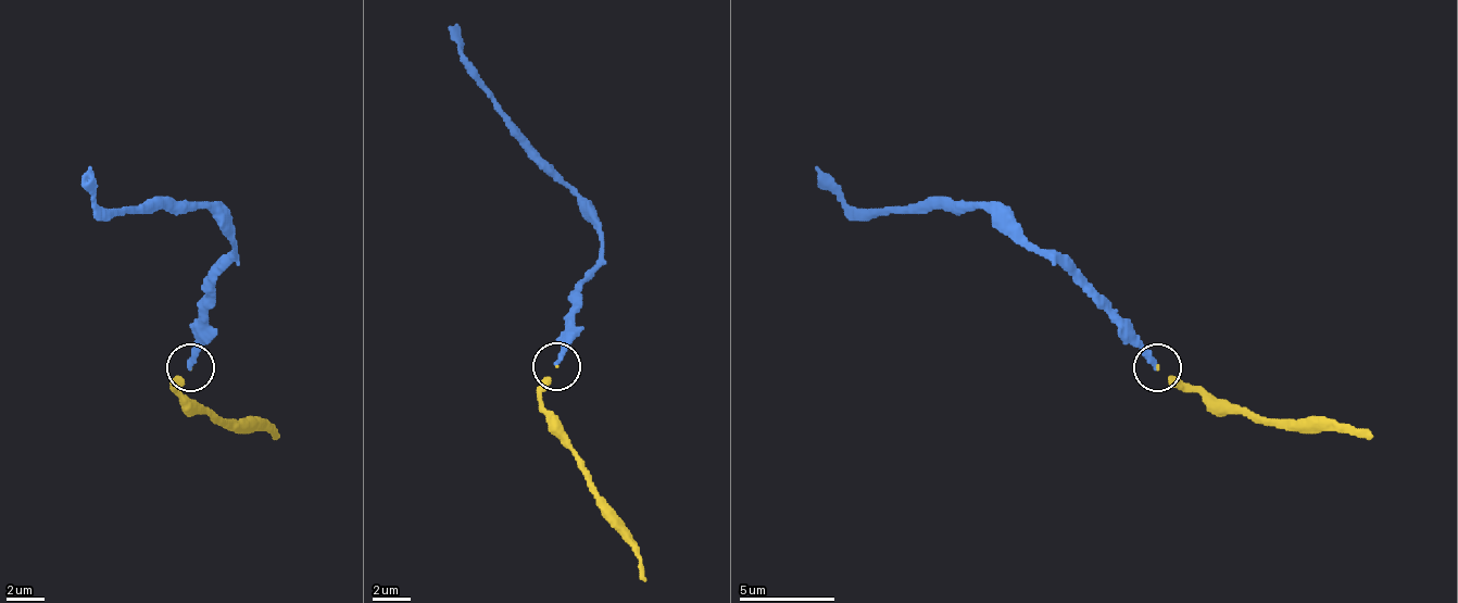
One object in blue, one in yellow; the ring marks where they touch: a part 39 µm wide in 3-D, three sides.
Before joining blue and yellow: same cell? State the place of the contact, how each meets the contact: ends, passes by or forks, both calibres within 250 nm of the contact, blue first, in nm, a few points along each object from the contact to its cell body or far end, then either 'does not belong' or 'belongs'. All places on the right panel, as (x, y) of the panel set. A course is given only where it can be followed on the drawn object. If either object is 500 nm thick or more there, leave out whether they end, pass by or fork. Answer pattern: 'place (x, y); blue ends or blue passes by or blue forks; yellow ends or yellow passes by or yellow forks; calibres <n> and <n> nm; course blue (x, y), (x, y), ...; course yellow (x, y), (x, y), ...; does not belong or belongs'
place (1157, 367); blue ends; yellow ends; calibres 320 and 90 nm; course blue (1154, 366), (1054, 261), (1006, 233), (982, 209), (853, 209), (815, 165); course yellow (1158, 366), (1182, 385), (1202, 385), (1249, 418), (1331, 418), (1373, 438); belongs

